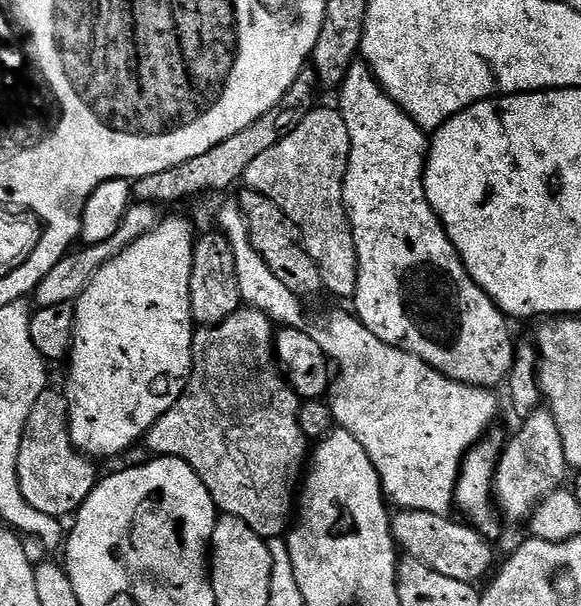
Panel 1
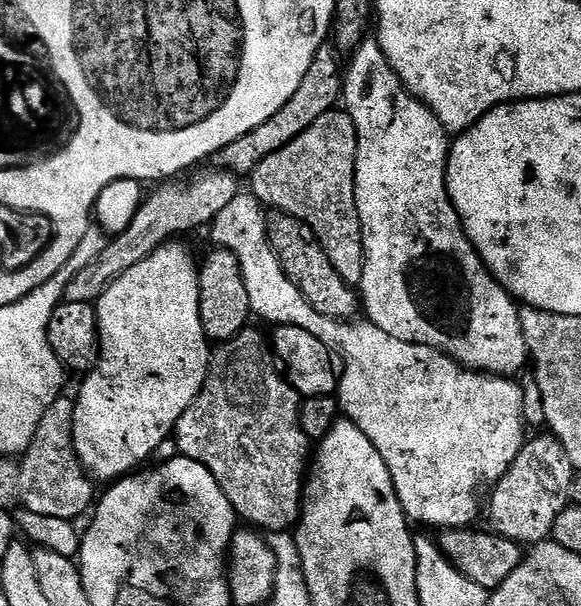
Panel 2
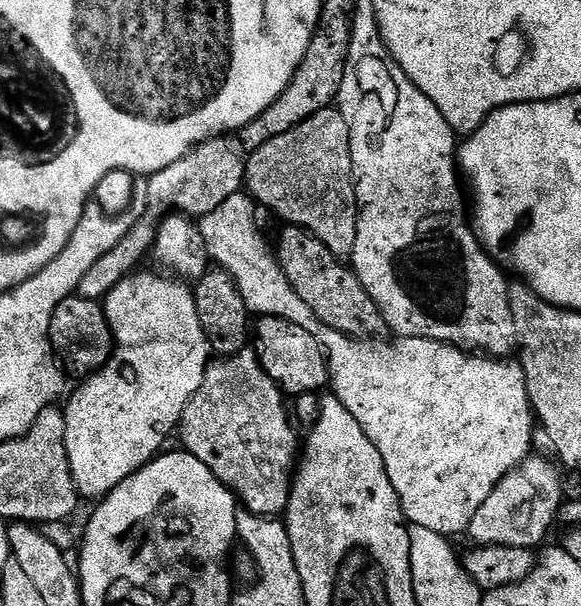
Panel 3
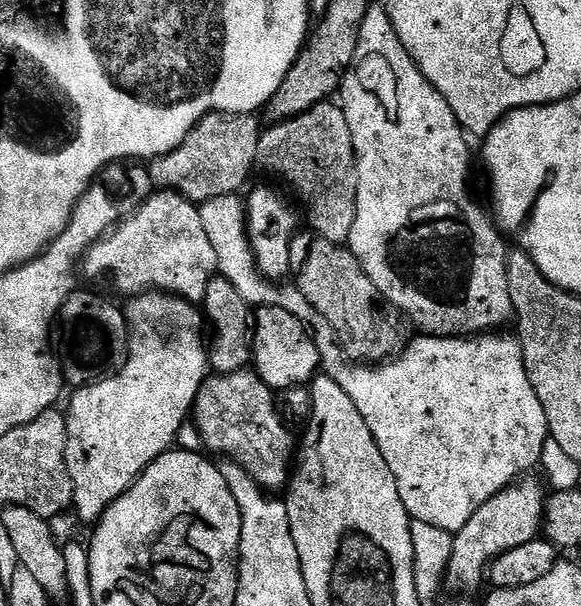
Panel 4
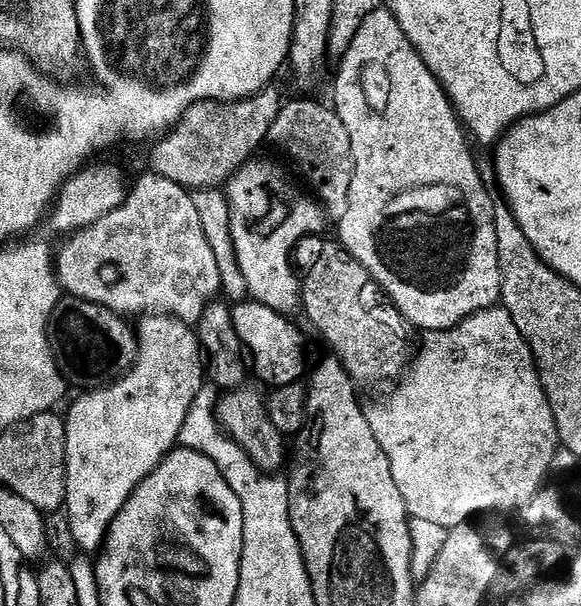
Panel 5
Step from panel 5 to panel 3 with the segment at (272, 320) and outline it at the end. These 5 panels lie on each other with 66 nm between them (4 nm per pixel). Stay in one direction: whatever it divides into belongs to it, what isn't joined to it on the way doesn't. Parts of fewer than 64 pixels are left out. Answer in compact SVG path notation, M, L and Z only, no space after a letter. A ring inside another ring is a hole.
M261 316L254 324L254 344L255 340L254 351L262 362L262 370L266 370L276 387L289 397L295 398L307 392L319 393L320 387L329 383L328 361L324 350L314 334L302 330L302 326L286 322L286 318Z

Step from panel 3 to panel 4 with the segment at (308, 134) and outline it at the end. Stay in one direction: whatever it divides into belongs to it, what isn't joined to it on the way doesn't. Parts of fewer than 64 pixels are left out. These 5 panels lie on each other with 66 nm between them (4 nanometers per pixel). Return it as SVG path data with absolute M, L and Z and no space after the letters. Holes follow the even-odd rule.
M325 102L294 118L284 120L281 124L265 127L260 133L256 162L270 175L288 183L289 190L300 199L299 207L302 212L304 207L304 212L308 215L308 224L312 227L309 229L315 235L321 240L329 240L332 244L347 245L348 235L350 230L354 230L356 217L356 155L343 107Z

